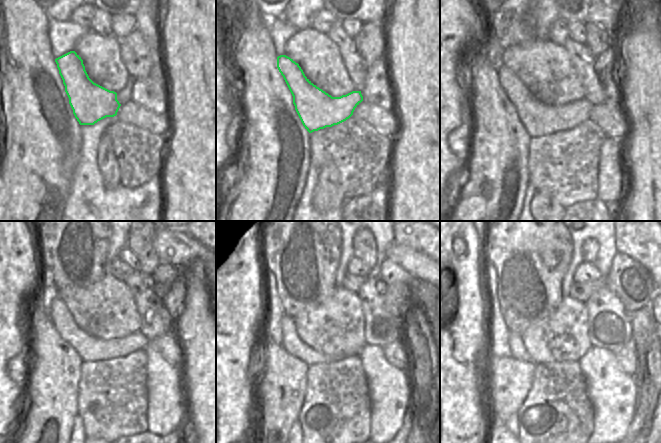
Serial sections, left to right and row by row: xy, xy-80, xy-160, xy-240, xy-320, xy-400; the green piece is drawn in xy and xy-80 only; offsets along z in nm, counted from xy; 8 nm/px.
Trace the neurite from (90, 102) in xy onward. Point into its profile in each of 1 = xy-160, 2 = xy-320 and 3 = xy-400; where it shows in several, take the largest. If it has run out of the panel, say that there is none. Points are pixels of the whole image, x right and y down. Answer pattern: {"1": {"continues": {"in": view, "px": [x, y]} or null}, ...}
{"1": {"continues": {"in": "xy-160", "px": [539, 119]}}, "2": {"continues": {"in": "xy-320", "px": [292, 343]}}, "3": {"continues": {"in": "xy-400", "px": [516, 344]}}}

